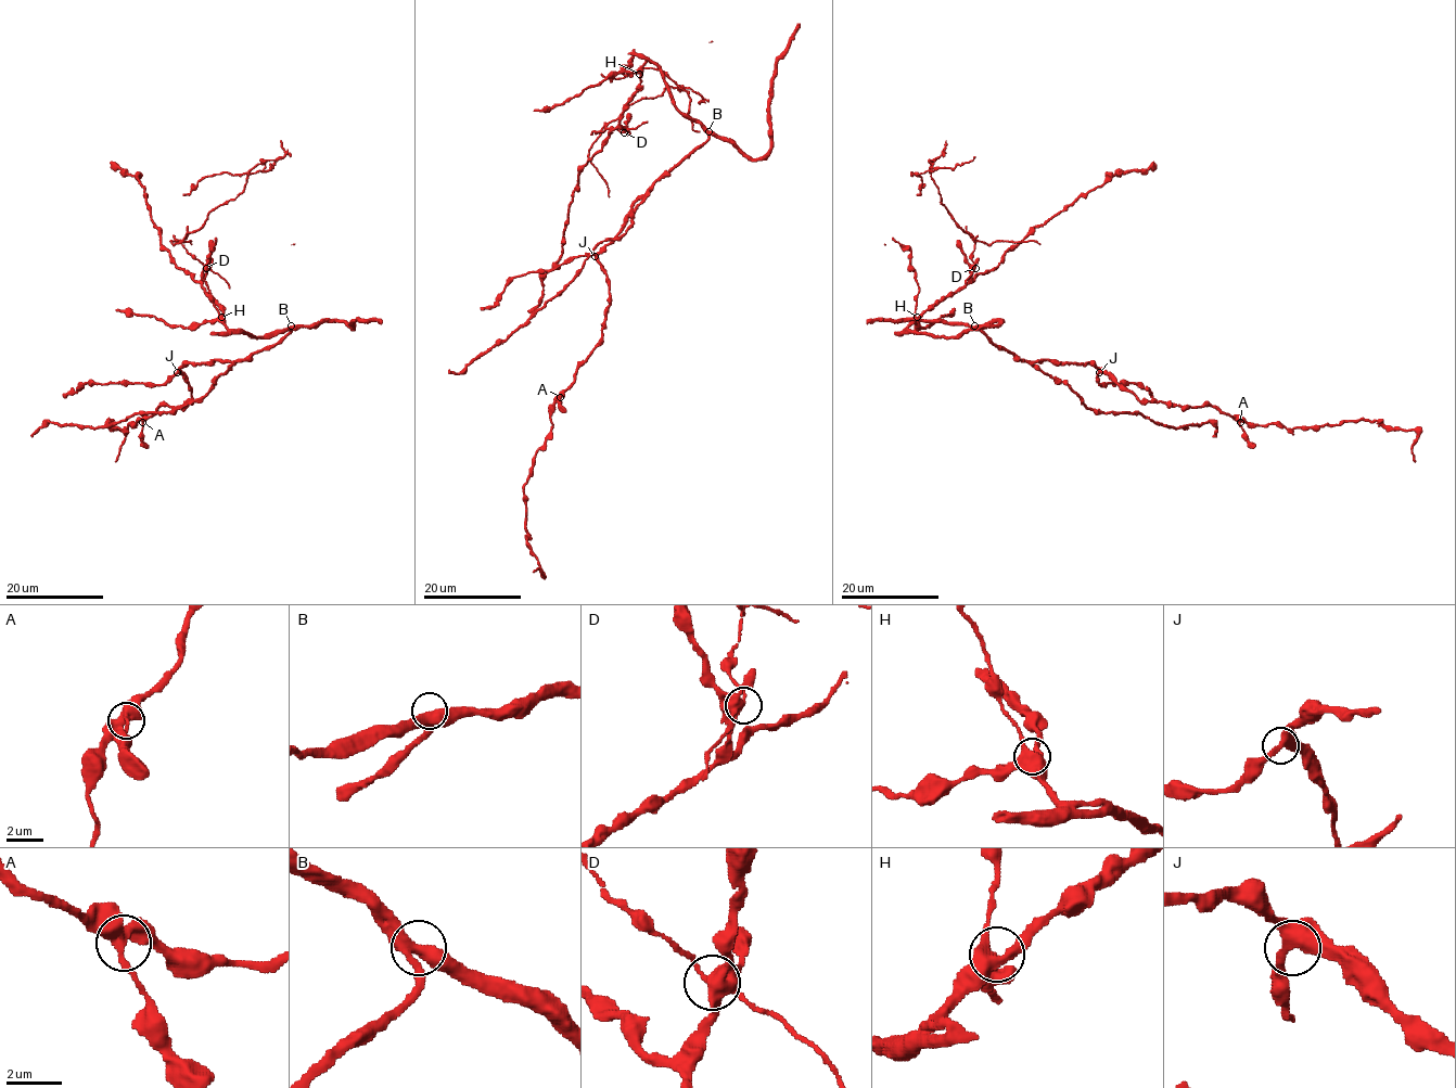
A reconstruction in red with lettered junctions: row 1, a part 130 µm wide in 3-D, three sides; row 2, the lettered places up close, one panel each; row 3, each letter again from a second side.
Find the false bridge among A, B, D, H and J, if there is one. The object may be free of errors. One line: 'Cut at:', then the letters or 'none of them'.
Cut at: D

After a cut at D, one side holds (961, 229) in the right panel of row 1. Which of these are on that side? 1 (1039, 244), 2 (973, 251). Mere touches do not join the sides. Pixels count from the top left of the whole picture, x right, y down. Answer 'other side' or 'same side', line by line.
1: same side
2: same side

